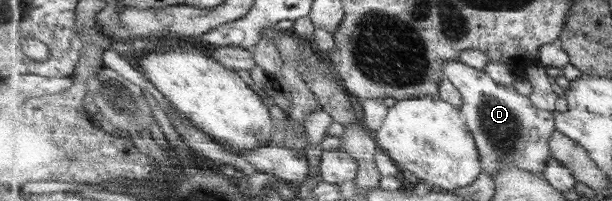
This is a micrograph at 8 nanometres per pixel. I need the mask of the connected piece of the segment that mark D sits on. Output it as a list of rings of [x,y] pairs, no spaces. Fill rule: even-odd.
[[[459,60],[449,61],[443,66],[443,73],[461,91],[464,105],[460,108],[466,118],[467,126],[474,134],[476,145],[482,158],[482,174],[491,175],[494,178],[504,165],[516,165],[533,174],[544,176],[544,169],[552,158],[550,140],[556,131],[554,113],[537,109],[533,101],[527,95],[521,95],[511,85],[499,85],[495,79],[491,79],[485,71],[474,69]]]

